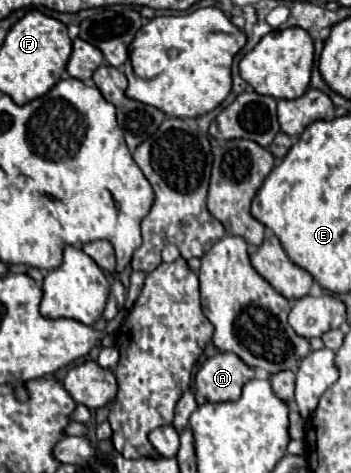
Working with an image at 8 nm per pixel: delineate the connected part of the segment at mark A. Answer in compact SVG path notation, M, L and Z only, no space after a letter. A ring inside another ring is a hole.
M215 354L215 356L207 358L201 364L201 368L197 370L197 374L193 378L195 400L197 400L197 404L205 404L205 400L207 402L231 402L231 400L239 400L243 384L247 384L253 378L255 378L253 368L243 364L235 354Z

